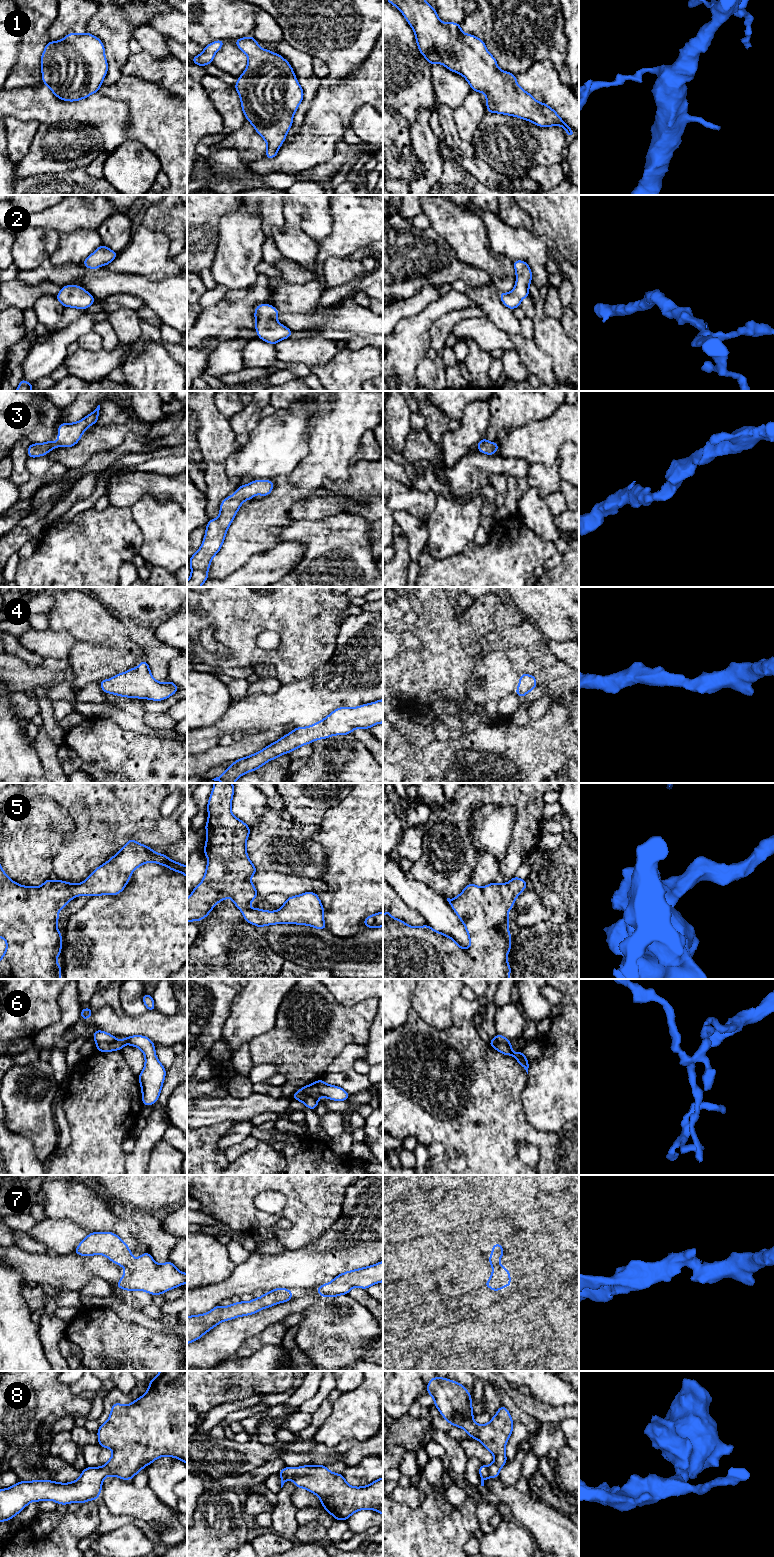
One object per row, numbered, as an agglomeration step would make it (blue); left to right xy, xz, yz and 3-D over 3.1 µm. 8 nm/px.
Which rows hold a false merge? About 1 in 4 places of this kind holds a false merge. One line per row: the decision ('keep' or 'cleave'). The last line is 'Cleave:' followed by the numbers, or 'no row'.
1: keep
2: keep
3: keep
4: keep
5: keep
6: cleave
7: cleave
8: keep
Cleave: 6, 7

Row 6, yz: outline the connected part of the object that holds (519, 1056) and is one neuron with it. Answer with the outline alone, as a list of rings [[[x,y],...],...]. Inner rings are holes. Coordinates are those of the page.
[[[496,1034],[495,1039],[496,1039],[497,1041],[499,1041],[499,1042],[501,1042],[501,1043],[503,1043],[503,1044],[507,1044],[507,1045],[509,1046],[509,1048],[510,1048],[510,1050],[511,1050],[511,1052],[512,1052],[512,1056],[519,1062],[519,1064],[526,1070],[526,1072],[527,1072],[527,1074],[528,1074],[528,1068],[529,1068],[528,1058],[525,1057],[525,1055],[523,1054],[523,1052],[520,1051],[520,1052],[514,1053],[514,1052],[512,1051],[511,1041],[509,1041],[506,1037],[504,1037],[504,1036],[501,1035],[501,1034]]]

